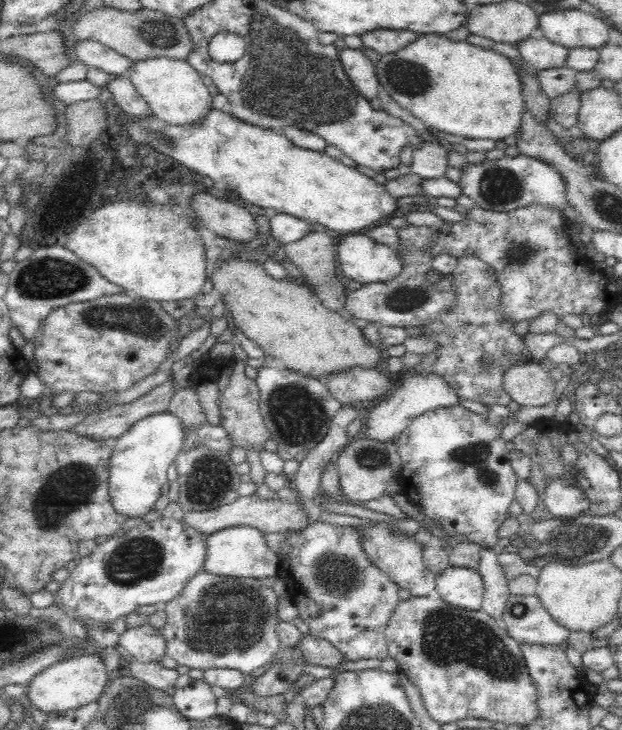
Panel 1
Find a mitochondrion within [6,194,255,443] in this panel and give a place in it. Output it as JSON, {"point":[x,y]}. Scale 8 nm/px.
{"point":[49,275]}

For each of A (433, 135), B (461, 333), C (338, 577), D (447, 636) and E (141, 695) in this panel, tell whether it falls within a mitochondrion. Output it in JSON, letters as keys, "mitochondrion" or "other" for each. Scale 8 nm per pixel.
{"A":"other","B":"other","C":"mitochondrion","D":"mitochondrion","E":"mitochondrion"}

